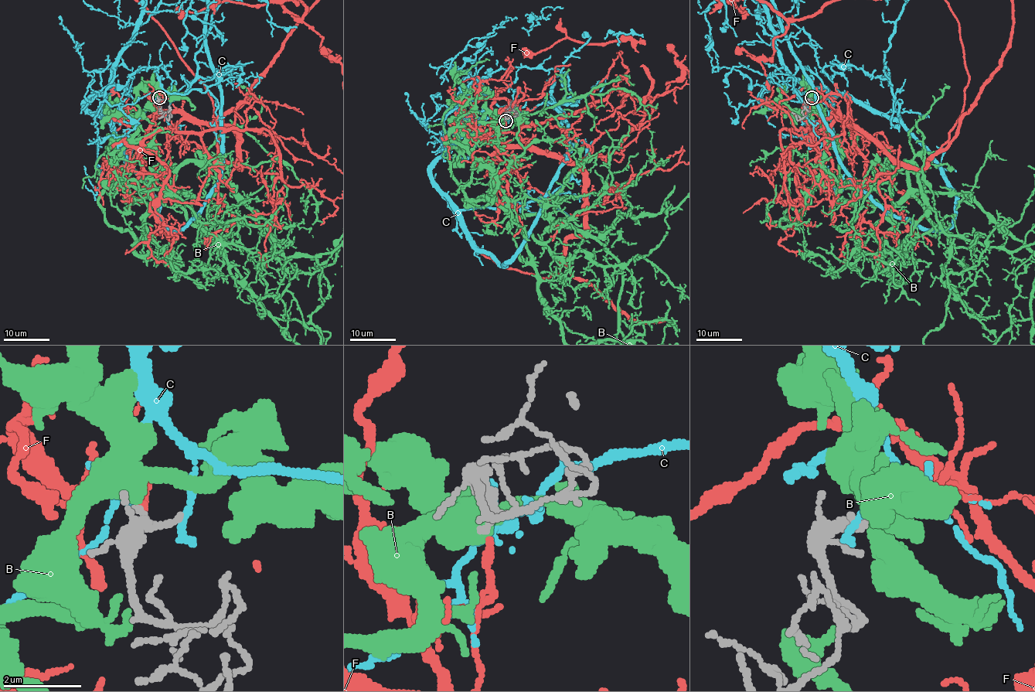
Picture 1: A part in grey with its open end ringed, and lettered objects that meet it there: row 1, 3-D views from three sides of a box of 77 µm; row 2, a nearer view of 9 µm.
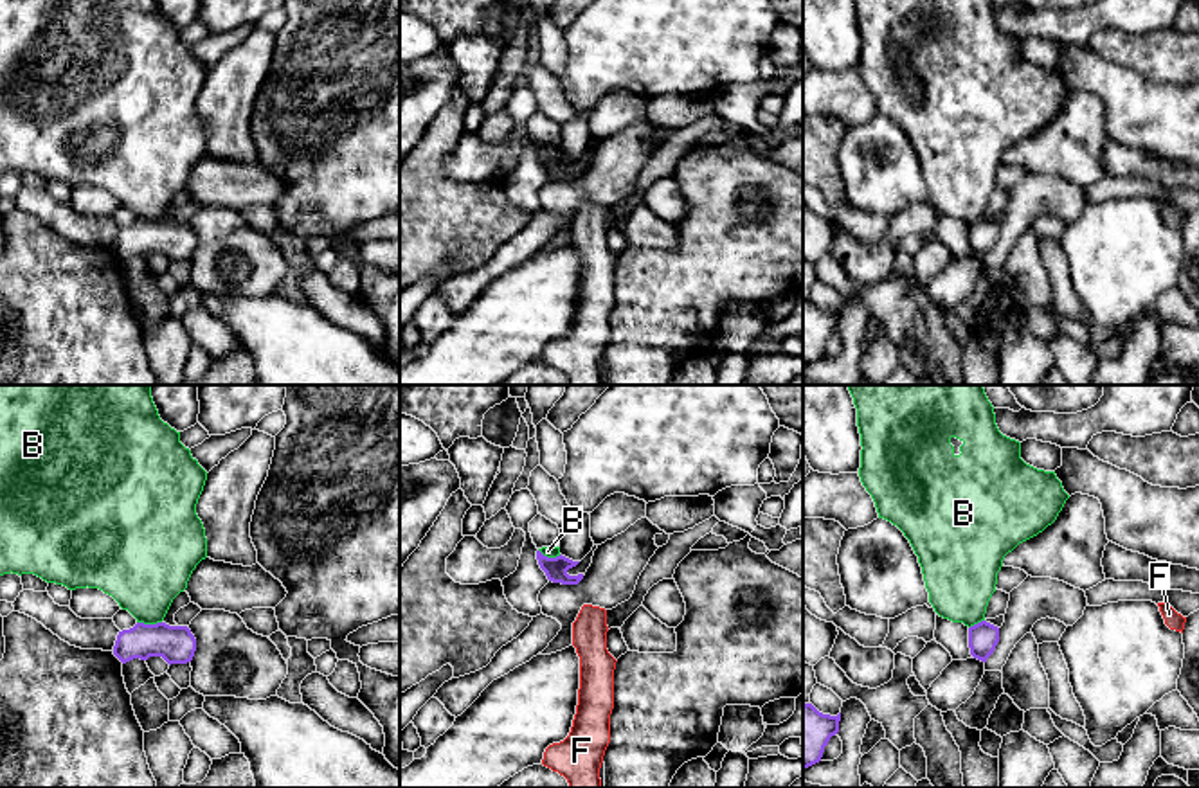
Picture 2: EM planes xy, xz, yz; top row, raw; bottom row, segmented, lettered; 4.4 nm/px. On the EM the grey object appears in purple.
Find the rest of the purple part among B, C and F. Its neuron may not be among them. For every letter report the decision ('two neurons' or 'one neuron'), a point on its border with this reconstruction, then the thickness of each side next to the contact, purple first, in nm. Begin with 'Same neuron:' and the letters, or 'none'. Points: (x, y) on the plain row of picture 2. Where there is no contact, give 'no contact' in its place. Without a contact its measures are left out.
Same neuron: F
B: two neurons; contact xy (150, 222); calibres 170 and 380 nm
C: two neurons; no contact
F: one neuron; no contact

